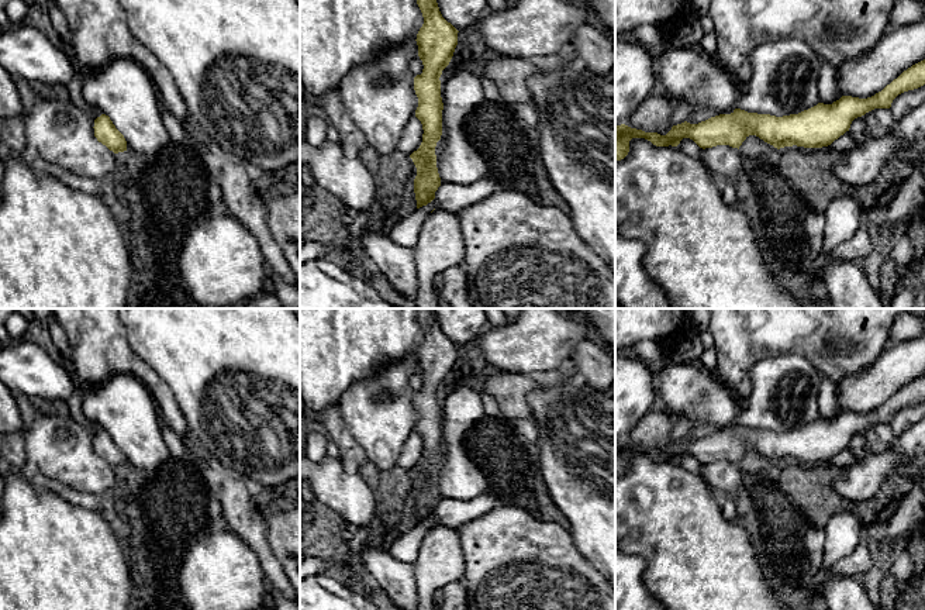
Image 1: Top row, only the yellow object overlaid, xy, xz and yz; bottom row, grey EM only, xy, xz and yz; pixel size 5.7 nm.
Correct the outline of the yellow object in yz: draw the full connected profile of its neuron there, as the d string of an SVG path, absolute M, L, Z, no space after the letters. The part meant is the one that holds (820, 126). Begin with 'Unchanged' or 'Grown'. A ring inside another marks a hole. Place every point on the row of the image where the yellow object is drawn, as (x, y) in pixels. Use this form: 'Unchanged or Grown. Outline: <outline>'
Unchanged. Outline: M925 59L904 70L871 97L842 96L832 104L818 103L798 114L776 117L735 108L731 114L719 114L698 124L684 121L673 125L666 135L621 124L615 127L615 162L628 155L632 138L645 138L656 147L677 147L683 138L690 138L703 149L717 145L739 149L749 135L756 135L777 149L793 145L828 147L849 131L855 118L874 108L890 108L898 94L924 85Z

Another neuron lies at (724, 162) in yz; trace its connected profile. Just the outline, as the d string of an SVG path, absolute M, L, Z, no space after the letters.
M729 145L701 148L701 158L707 169L719 183L738 175L743 169L743 162L746 161L738 148Z

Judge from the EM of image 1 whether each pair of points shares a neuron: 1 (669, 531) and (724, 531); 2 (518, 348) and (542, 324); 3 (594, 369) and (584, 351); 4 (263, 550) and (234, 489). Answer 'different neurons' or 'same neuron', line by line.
1: same neuron
2: same neuron
3: same neuron
4: same neuron

